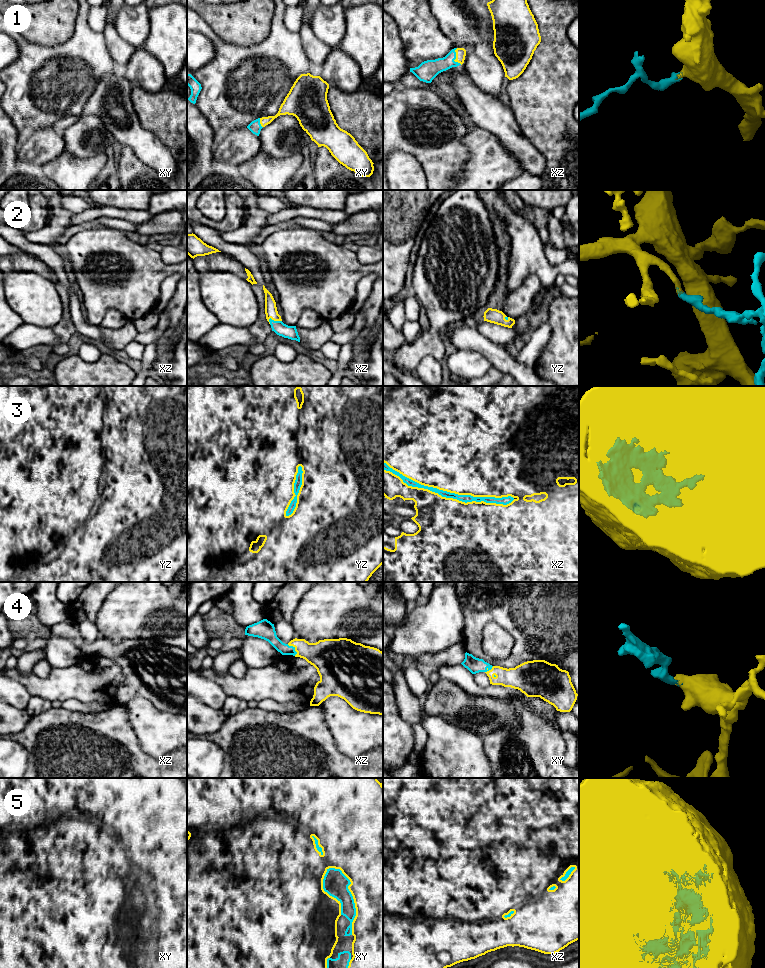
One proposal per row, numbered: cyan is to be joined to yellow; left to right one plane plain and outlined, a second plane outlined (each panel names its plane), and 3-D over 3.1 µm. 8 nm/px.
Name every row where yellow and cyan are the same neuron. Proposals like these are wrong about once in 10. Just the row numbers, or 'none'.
1, 2, 3, 4, 5

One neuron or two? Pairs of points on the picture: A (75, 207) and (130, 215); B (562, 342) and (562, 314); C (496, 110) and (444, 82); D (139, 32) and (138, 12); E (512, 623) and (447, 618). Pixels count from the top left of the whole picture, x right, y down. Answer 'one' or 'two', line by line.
A: two
B: one
C: two
D: one
E: two

